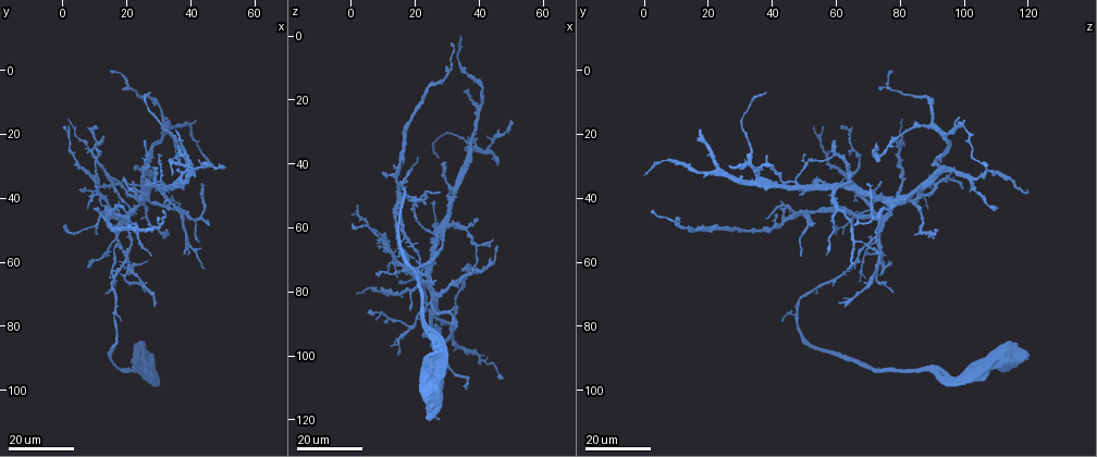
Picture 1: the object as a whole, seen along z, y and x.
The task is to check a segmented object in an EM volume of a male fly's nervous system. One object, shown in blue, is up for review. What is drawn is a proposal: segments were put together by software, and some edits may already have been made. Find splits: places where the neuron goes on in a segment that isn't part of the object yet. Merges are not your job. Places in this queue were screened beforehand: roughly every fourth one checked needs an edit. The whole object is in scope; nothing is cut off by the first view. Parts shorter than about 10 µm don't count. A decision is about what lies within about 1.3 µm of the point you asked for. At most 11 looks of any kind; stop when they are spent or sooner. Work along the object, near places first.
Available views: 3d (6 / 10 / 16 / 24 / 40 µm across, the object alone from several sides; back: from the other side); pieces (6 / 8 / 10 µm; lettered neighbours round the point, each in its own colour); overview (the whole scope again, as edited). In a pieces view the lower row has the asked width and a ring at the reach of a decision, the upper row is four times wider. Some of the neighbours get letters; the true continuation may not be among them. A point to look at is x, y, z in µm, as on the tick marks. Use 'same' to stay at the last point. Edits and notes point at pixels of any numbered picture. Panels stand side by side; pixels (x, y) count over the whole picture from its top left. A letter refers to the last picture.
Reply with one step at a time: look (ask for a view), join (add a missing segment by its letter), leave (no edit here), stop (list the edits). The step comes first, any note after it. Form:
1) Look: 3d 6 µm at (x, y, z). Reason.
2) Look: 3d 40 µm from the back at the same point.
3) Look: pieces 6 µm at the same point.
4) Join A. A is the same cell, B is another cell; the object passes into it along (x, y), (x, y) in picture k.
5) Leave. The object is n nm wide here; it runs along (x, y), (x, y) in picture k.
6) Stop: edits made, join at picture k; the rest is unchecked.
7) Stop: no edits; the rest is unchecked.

Look: 3d 24 µm at (35, 44, 110). Long arm stops here.

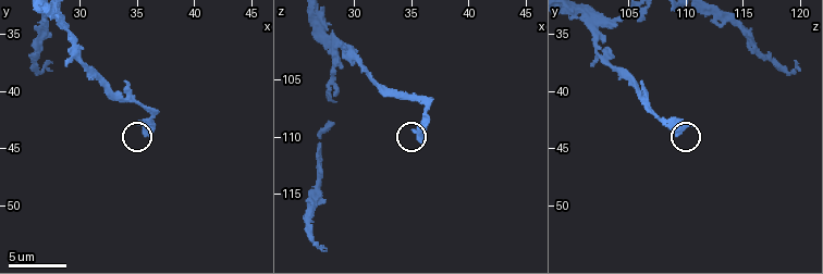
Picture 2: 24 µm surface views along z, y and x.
Look: pieces 10 µm at (35.8, 43.0, 110.4). See the neighbours.

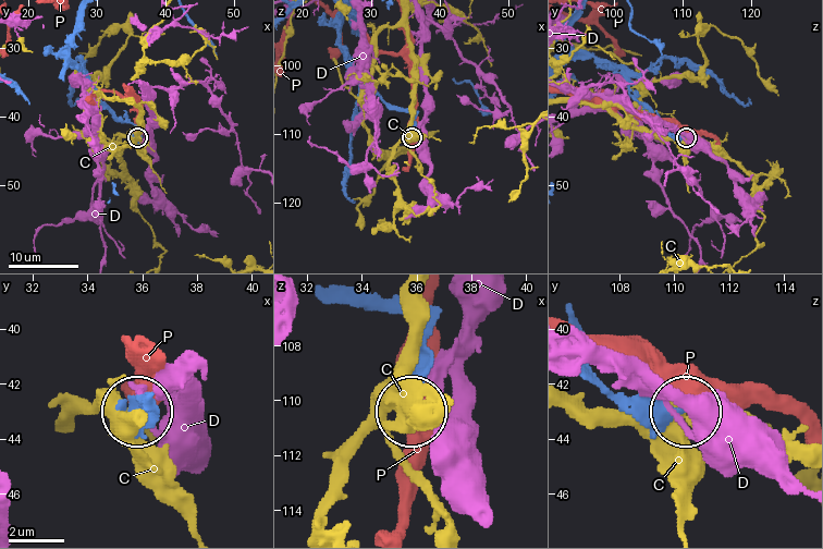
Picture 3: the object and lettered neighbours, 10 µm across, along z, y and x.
Leave. C, D and P are other cells; none of them fits.

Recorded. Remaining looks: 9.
Look: 3d 16 µm at (43, 36, 70). An open end.

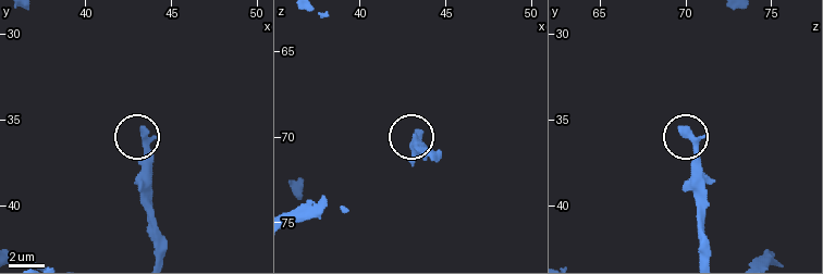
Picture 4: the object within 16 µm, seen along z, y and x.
Look: pieces 8 µm at (43.3, 35.5, 69.9).

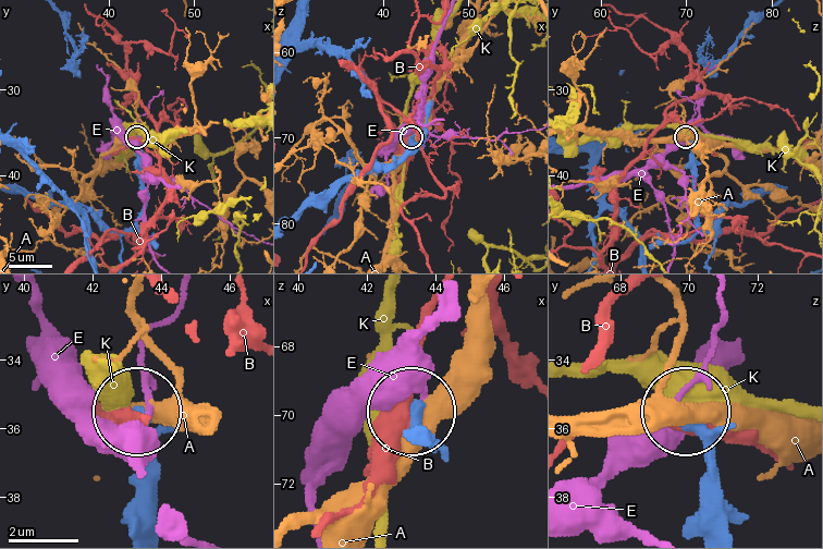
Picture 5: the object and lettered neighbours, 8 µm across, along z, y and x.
Leave. A, B, E and K are other cells; none of them fits.

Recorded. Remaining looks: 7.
Look: 3d 24 µm at (14, 1, 78). Long arm stops here.

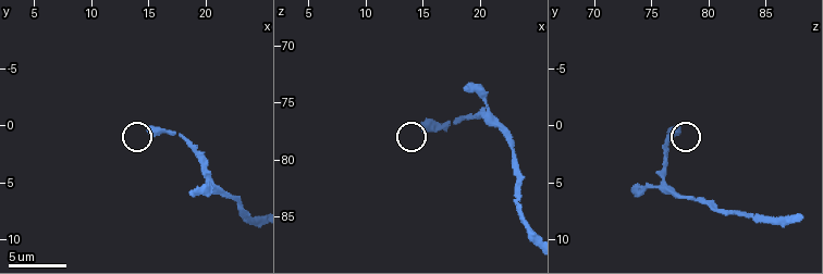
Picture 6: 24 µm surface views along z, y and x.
Look: pieces 6 µm at (15.0, 0.4, 77.4). See the neighbours.

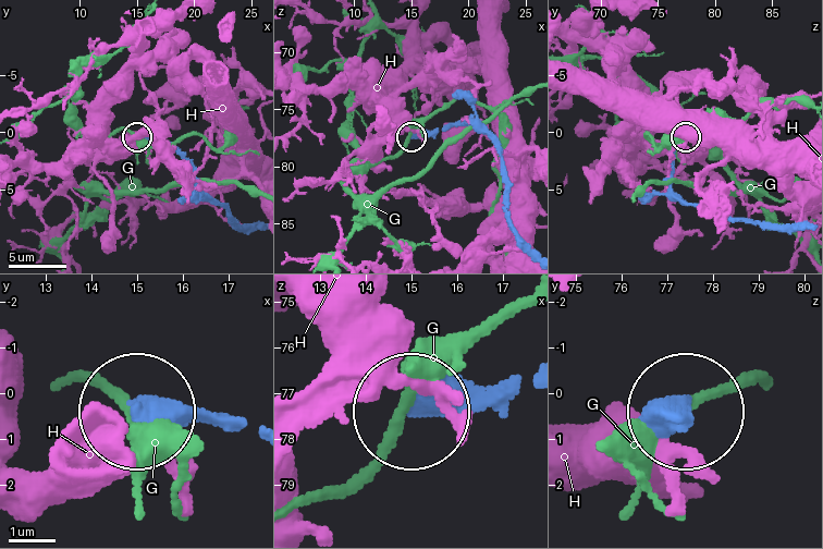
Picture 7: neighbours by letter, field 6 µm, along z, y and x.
Leave. G and H are other cells; no lettered segment goes on from it.

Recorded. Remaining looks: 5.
Look: 3d 16 µm at (26, 22, 59). An open end.

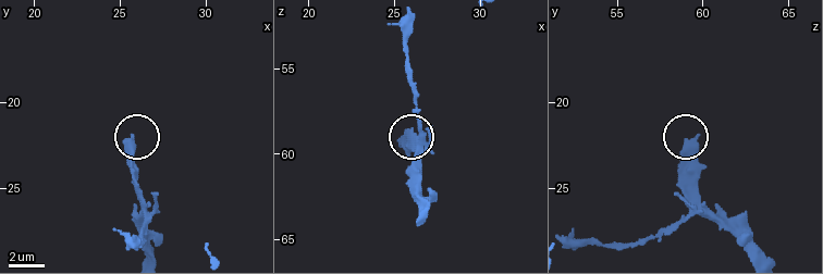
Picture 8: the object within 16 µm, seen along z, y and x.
Look: pieces 6 µm at (25.5, 22.1, 59.1).

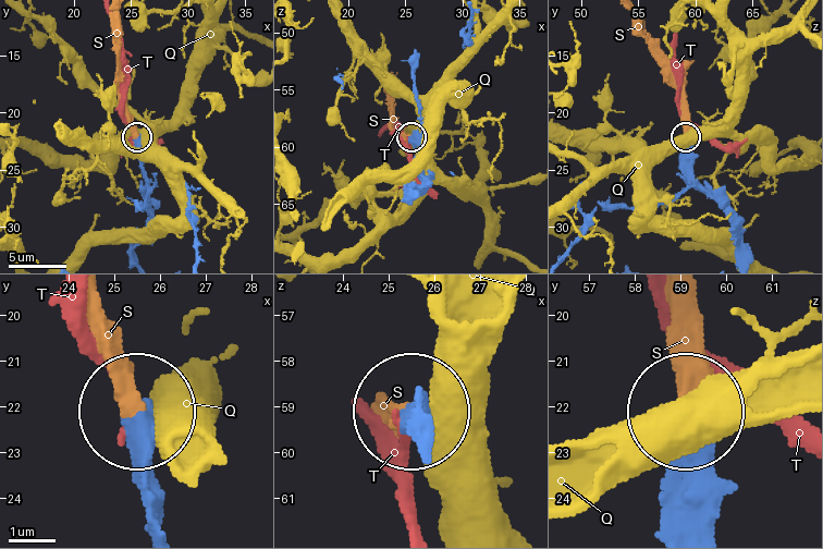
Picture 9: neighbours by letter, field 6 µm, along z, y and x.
Join S. S is the same cell, Q and T are other cells; the object passes into it along (691, 170), (686, 109), (676, 69), (645, 36), (641, 19) in picture 9; it goes on there.

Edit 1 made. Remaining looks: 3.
Look: overview. Redraw.

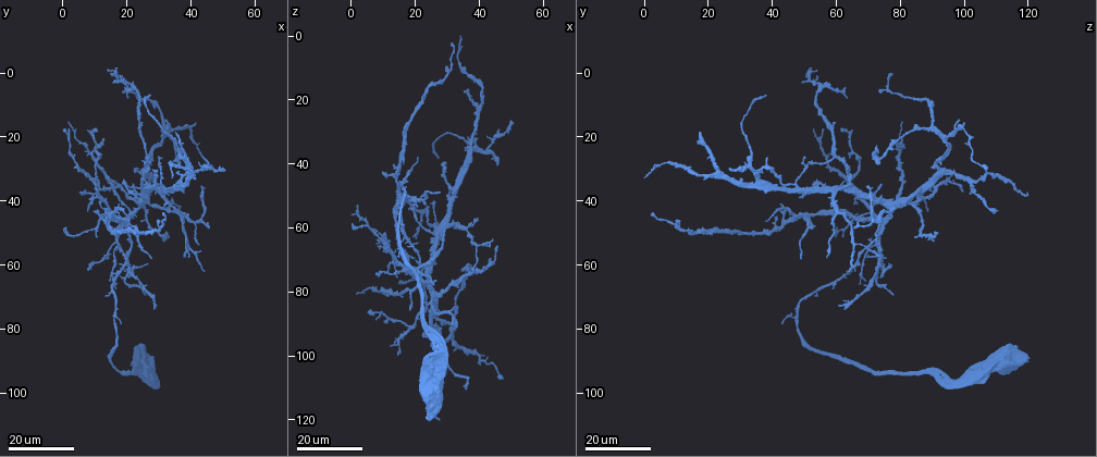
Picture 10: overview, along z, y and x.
Look: 3d 24 µm at (46, 30, 40). An open end.

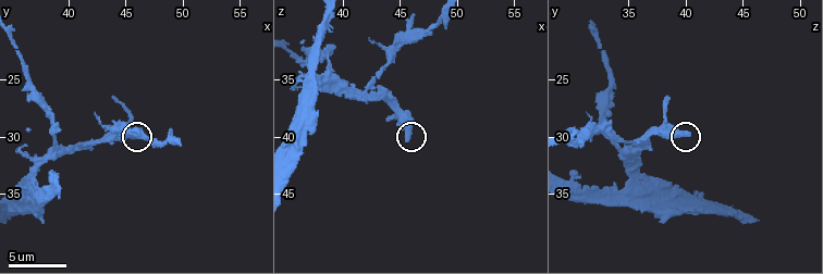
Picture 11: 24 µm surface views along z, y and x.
Look: pieces 8 µm at (45.6, 29.6, 40.2).

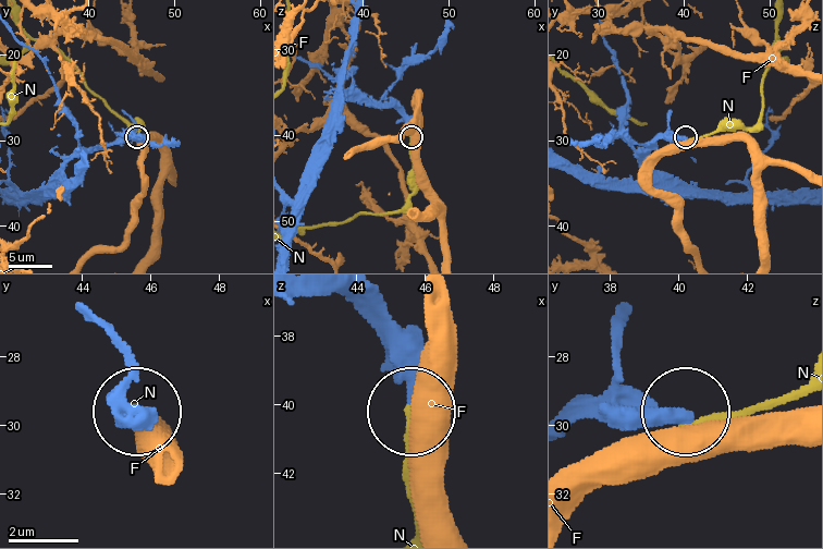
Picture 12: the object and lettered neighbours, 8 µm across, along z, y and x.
Leave. The object is 380 nm wide here; F and N are other cells; it runs along (570, 417), (683, 415) in picture 12; no lettered segment goes on from it.

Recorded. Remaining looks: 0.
Stop: edits made, join at picture 9; the rest is unchecked.

